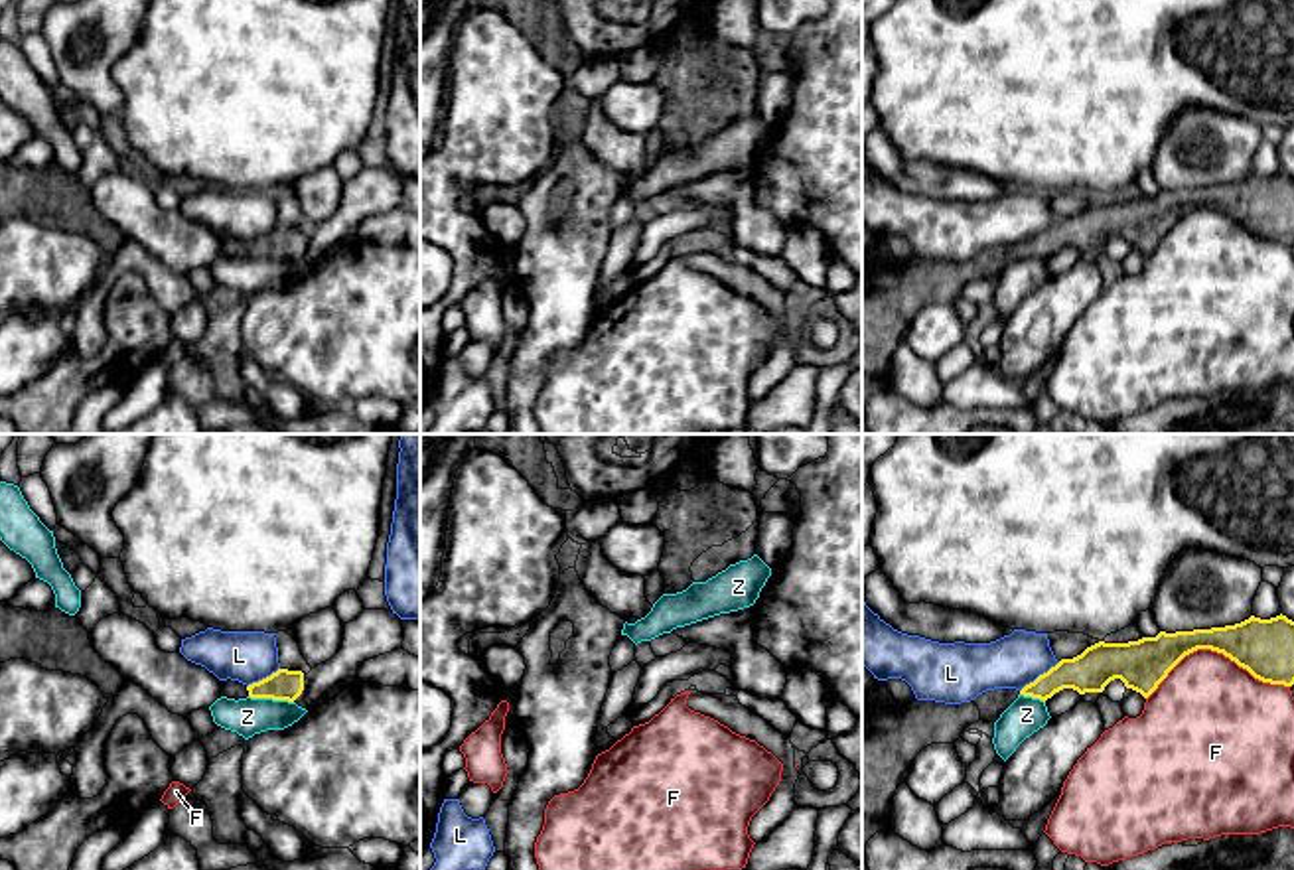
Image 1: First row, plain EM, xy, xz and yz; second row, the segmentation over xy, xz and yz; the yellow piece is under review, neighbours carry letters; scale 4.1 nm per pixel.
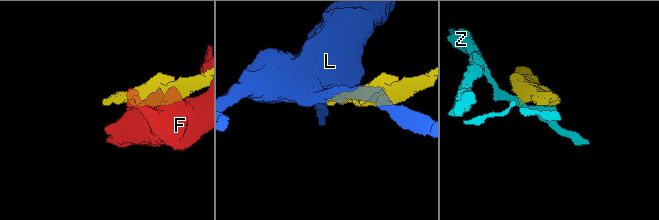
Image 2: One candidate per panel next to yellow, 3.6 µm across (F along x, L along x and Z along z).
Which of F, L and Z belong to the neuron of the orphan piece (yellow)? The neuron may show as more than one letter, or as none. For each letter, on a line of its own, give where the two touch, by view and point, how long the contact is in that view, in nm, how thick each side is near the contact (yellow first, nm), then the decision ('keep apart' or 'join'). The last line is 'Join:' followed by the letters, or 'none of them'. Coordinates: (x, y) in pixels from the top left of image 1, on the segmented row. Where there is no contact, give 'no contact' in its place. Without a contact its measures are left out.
F: yz (1216, 650) | 600 nm | 240/440 nm | keep apart
L: yz (1040, 675) | 200 nm | 170/220 nm | keep apart
Z: xy (271, 697) | 190 nm | 130/160 nm | keep apart
Join: none of them

